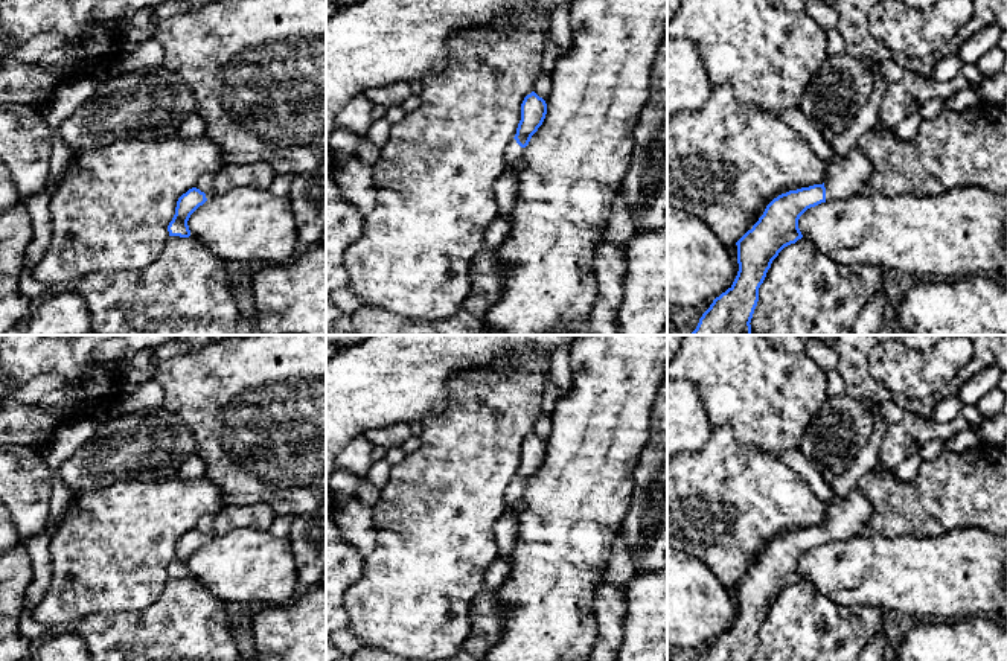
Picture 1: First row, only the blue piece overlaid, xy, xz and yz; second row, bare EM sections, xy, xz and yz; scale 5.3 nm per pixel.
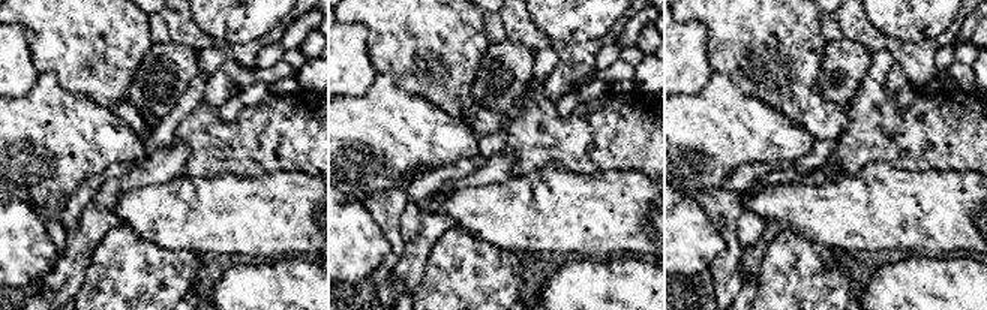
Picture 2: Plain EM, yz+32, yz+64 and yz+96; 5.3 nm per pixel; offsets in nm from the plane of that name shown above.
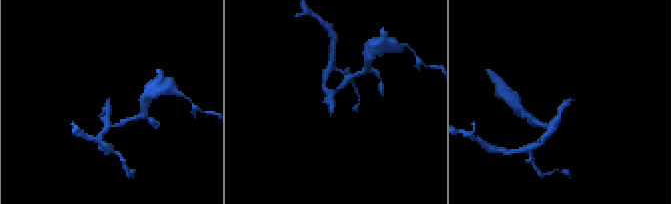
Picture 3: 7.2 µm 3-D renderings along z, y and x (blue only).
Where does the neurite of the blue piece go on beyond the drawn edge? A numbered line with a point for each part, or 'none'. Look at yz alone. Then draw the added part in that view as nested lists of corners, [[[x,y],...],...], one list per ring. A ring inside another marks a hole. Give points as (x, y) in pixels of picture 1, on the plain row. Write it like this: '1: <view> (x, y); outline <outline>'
1: yz (847, 517); outline [[[853,487],[844,498],[836,498],[827,506],[826,542],[847,541],[868,533],[867,524],[871,515],[873,503],[858,487]]]

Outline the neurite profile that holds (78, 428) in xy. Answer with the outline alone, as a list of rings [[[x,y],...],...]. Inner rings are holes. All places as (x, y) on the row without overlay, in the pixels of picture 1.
[[[75,413],[61,423],[55,433],[53,446],[46,458],[46,463],[53,471],[53,487],[50,498],[50,512],[47,516],[46,530],[52,536],[70,507],[75,495],[66,487],[59,478],[59,466],[72,457],[96,431],[96,420],[85,413]]]

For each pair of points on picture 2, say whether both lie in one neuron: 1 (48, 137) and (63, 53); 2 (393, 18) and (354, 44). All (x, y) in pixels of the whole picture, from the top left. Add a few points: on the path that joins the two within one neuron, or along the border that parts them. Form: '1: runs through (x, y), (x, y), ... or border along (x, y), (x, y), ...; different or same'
1: border along (39, 72), (51, 72), (63, 87), (89, 98); different
2: border along (344, 21), (366, 27), (375, 71); different

